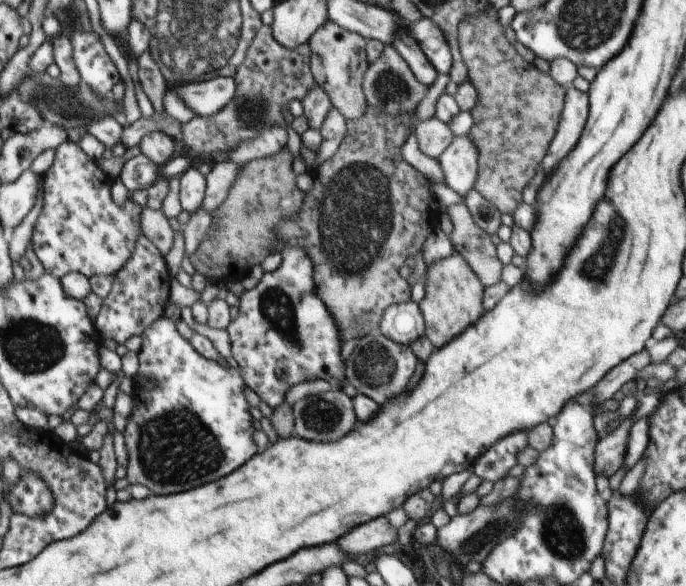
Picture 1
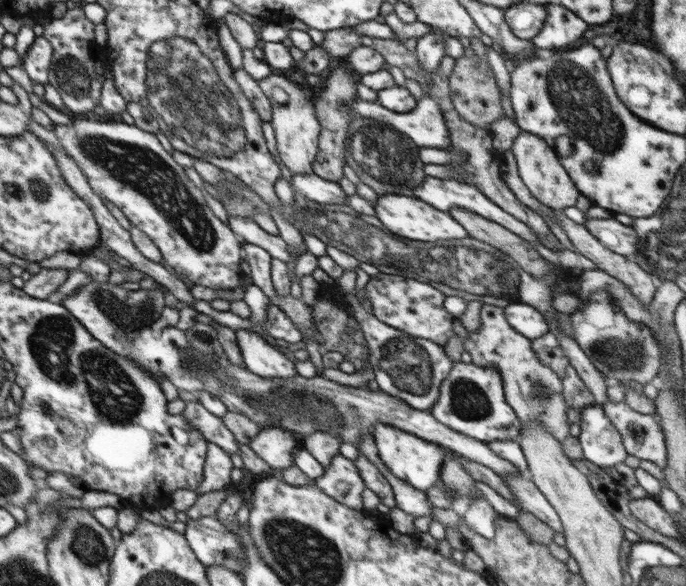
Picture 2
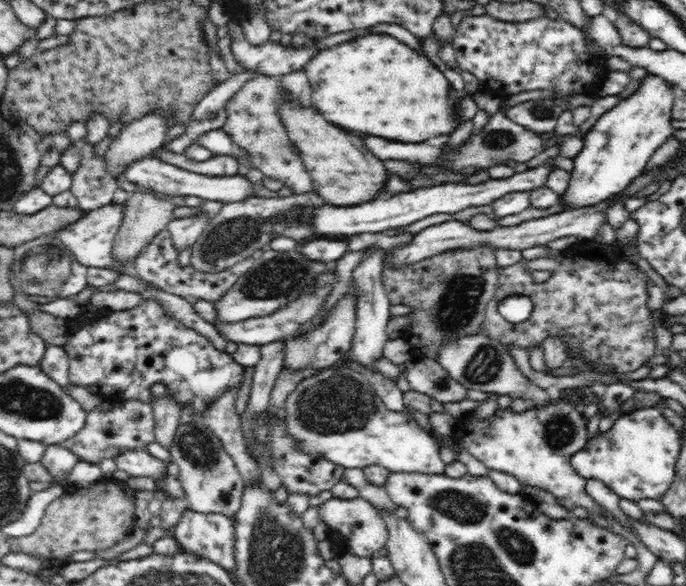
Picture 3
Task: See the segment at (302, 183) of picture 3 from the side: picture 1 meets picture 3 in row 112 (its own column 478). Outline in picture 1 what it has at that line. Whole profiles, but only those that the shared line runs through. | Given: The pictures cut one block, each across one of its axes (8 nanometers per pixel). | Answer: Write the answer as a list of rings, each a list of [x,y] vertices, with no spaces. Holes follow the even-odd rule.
[[[451,204],[444,212],[453,224],[449,238],[454,251],[466,258],[482,287],[501,282],[503,264],[498,260],[497,246],[492,243],[490,235],[476,225],[466,204]]]

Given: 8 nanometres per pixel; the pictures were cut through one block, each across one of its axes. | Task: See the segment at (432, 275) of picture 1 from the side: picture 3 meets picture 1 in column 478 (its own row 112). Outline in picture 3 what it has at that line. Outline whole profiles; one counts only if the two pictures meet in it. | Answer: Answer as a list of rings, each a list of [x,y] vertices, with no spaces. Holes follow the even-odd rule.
[[[283,89],[283,104],[279,114],[289,140],[300,151],[299,156],[313,182],[313,191],[322,196],[326,203],[338,207],[357,206],[374,200],[374,196],[384,190],[385,163],[370,154],[358,136],[326,122],[312,106],[302,109],[300,103],[290,99],[286,89]]]

